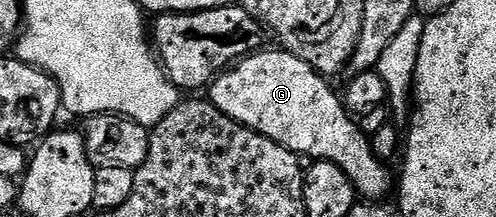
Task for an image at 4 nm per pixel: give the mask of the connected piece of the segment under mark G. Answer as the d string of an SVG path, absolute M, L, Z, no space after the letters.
M261 49L255 55L247 55L231 69L221 71L207 88L206 95L211 103L226 117L238 121L244 127L262 133L262 137L270 137L278 145L290 149L296 155L308 161L336 163L346 177L356 187L357 196L364 201L384 201L394 191L394 171L387 162L379 159L372 148L372 140L360 130L360 124L348 114L348 108L339 94L332 92L327 78L312 68L302 57L292 55L283 49L268 51Z

